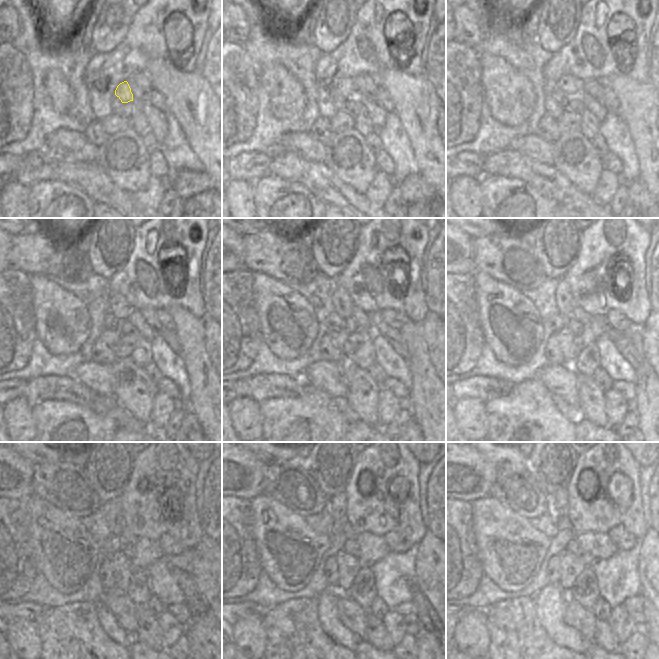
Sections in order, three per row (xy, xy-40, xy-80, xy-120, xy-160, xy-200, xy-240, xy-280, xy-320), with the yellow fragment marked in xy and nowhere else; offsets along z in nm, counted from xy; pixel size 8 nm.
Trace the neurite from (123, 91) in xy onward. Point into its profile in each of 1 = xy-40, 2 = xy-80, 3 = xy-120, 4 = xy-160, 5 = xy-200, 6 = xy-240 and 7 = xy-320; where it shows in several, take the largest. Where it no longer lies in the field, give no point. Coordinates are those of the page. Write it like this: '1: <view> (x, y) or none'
1: xy-40 (345, 86)
2: xy-80 (569, 84)
3: xy-120 (118, 305)
4: xy-160 (343, 305)
5: xy-200 (563, 297)
6: xy-240 (113, 511)
7: xy-320 (559, 500)

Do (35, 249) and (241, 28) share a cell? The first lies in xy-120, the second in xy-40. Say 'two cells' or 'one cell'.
one cell

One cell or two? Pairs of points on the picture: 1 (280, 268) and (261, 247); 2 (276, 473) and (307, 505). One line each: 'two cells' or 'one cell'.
1: one cell
2: one cell

